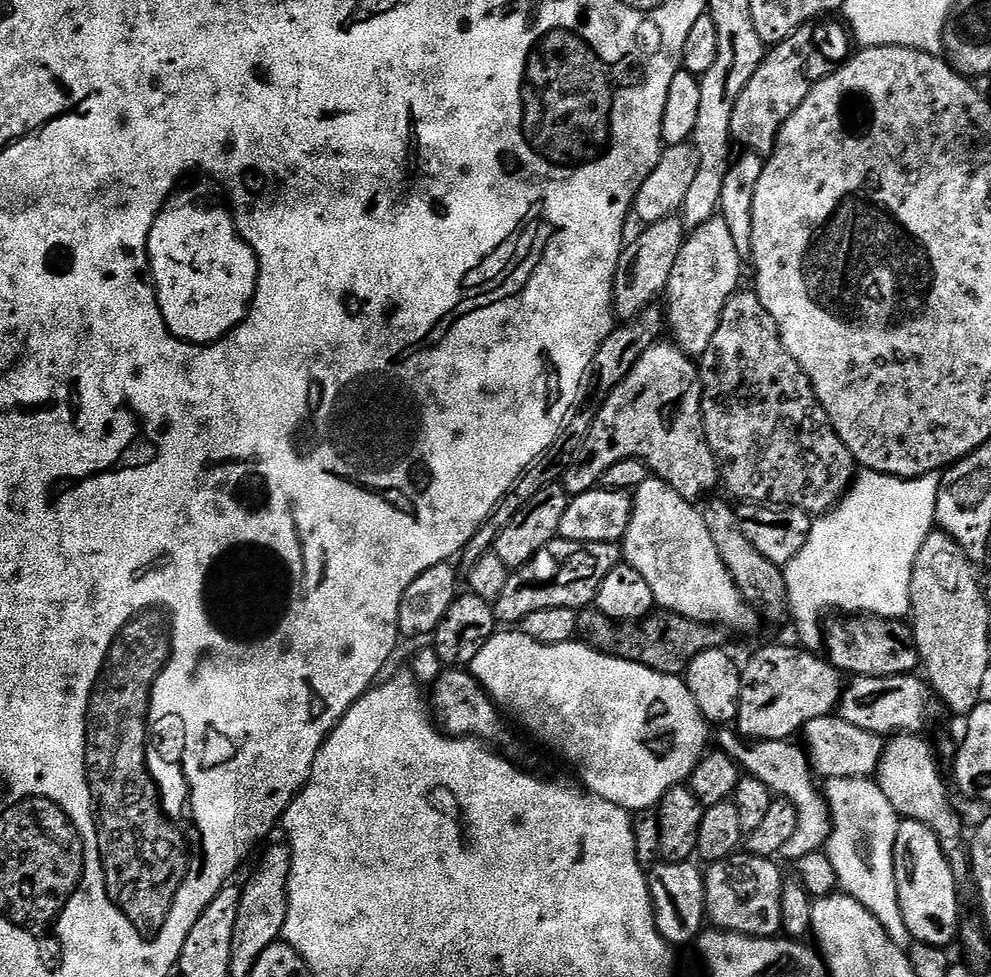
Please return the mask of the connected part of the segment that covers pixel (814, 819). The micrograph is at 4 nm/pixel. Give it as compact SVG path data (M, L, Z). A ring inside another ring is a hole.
M761 740L747 746L748 753L742 759L743 771L766 782L773 794L791 802L798 814L798 830L794 830L794 838L782 846L780 856L794 862L806 854L821 851L832 833L832 815L825 793L819 787L816 789L818 780L808 762L807 751L792 740Z

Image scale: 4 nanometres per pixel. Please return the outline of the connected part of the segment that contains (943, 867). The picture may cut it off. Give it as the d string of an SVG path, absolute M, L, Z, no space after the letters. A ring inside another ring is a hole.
M900 820L897 841L894 842L894 878L897 879L898 902L908 927L908 936L917 945L947 949L947 944L956 944L960 935L960 896L956 893L958 881L946 862L946 854L928 826L913 820Z

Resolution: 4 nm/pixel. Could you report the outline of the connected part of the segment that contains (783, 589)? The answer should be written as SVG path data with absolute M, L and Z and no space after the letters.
M724 499L725 501L711 500L707 501L708 505L703 505L704 521L710 530L710 538L714 538L714 546L718 546L718 554L722 558L722 562L732 572L744 599L765 621L787 617L790 609L784 568L762 558L762 554L758 554L758 550L754 550L754 545L746 539L746 534L742 534L742 526L736 516L736 508L727 499Z

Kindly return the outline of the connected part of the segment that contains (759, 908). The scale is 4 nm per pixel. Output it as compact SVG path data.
M744 854L741 860L729 858L707 865L704 872L704 910L717 929L737 932L739 936L772 938L781 931L782 890L785 877L780 876L777 861L763 856Z

